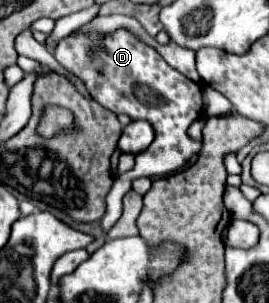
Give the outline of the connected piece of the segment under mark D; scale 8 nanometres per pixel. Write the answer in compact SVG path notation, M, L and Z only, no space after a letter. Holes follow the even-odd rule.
M128 31L116 33L92 33L92 35L68 35L54 49L54 57L62 63L70 73L78 75L90 95L112 113L126 113L130 119L146 119L152 123L156 131L156 139L150 149L136 155L136 165L132 171L119 174L114 179L106 197L106 215L100 219L100 227L104 233L112 229L112 225L120 219L123 211L122 200L132 188L136 177L162 177L172 171L178 171L182 165L190 161L192 155L200 151L200 145L188 137L188 127L202 115L202 99L200 85L192 83L188 77L180 75L148 45L140 43ZM94 51L96 57L90 55Z

